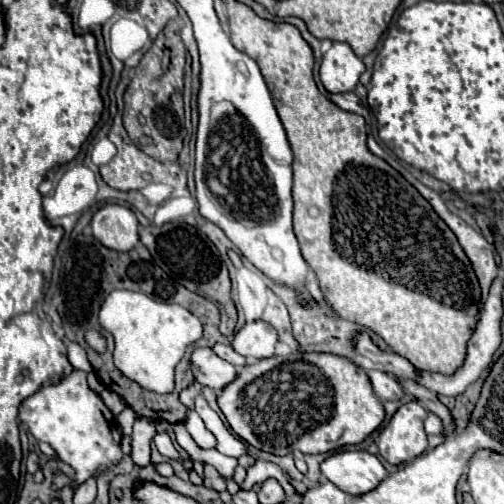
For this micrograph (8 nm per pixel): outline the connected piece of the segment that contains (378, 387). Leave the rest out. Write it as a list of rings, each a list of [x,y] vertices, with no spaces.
[[[371,370],[367,372],[369,378],[371,378],[371,384],[373,384],[373,390],[375,394],[379,396],[379,400],[401,400],[403,398],[403,388],[399,386],[399,382],[387,374],[387,372],[381,372],[381,370]]]

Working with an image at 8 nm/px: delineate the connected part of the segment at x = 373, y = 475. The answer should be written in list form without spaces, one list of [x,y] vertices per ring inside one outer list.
[[[345,450],[333,454],[321,464],[321,472],[343,492],[357,496],[375,490],[387,478],[387,470],[379,458],[365,450]]]

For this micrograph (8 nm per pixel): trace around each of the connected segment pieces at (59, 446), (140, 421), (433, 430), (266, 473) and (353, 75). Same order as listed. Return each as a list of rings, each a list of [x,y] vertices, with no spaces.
[[[75,370],[73,374],[63,378],[61,384],[43,386],[33,396],[25,398],[19,406],[19,418],[27,424],[35,440],[47,442],[57,452],[57,458],[71,464],[77,472],[77,478],[55,472],[51,484],[53,490],[61,490],[63,486],[77,488],[87,478],[97,478],[103,470],[119,464],[123,458],[121,430],[115,424],[115,416],[109,412],[103,400],[87,386],[87,376],[81,370]]]
[[[137,418],[133,424],[133,462],[139,468],[145,468],[147,464],[151,464],[149,458],[149,446],[151,446],[151,438],[155,434],[155,422],[149,418]]]
[[[427,414],[427,420],[425,420],[425,432],[427,434],[441,434],[443,430],[443,422],[439,416],[435,414]]]
[[[257,460],[253,466],[249,466],[247,468],[247,478],[245,478],[245,482],[243,482],[243,486],[241,488],[245,488],[245,490],[249,490],[249,488],[253,488],[255,484],[263,484],[267,478],[277,478],[279,480],[279,484],[285,488],[285,494],[291,498],[291,496],[297,496],[297,492],[295,492],[295,488],[289,484],[289,480],[287,480],[287,474],[277,466],[277,464],[273,464],[273,462],[267,462],[267,460]]]
[[[335,42],[321,62],[321,84],[327,92],[349,92],[359,84],[359,76],[365,72],[365,64],[345,42]]]

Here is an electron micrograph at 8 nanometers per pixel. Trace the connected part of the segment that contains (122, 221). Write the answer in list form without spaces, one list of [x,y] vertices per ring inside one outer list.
[[[105,204],[91,220],[93,236],[107,248],[129,252],[139,242],[139,222],[131,208]]]

